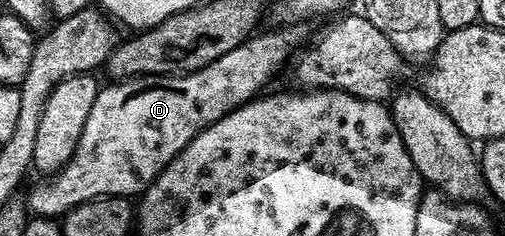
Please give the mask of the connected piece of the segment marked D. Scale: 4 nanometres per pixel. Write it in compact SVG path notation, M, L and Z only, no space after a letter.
M280 25L275 28L277 31L253 34L242 45L230 49L230 53L222 53L218 61L210 61L210 65L185 75L142 75L113 82L113 87L101 86L98 97L94 97L94 109L90 109L90 117L86 117L86 129L82 129L82 137L78 141L78 149L74 149L74 157L61 171L57 171L47 181L40 181L44 183L38 184L29 193L28 199L26 198L29 212L36 217L63 217L79 203L91 199L133 197L132 195L139 196L147 191L160 170L178 152L186 149L186 145L190 145L198 132L226 117L226 113L257 98L267 88L264 86L279 73L280 66L288 58L289 62L305 42L304 31L300 27L303 26Z

